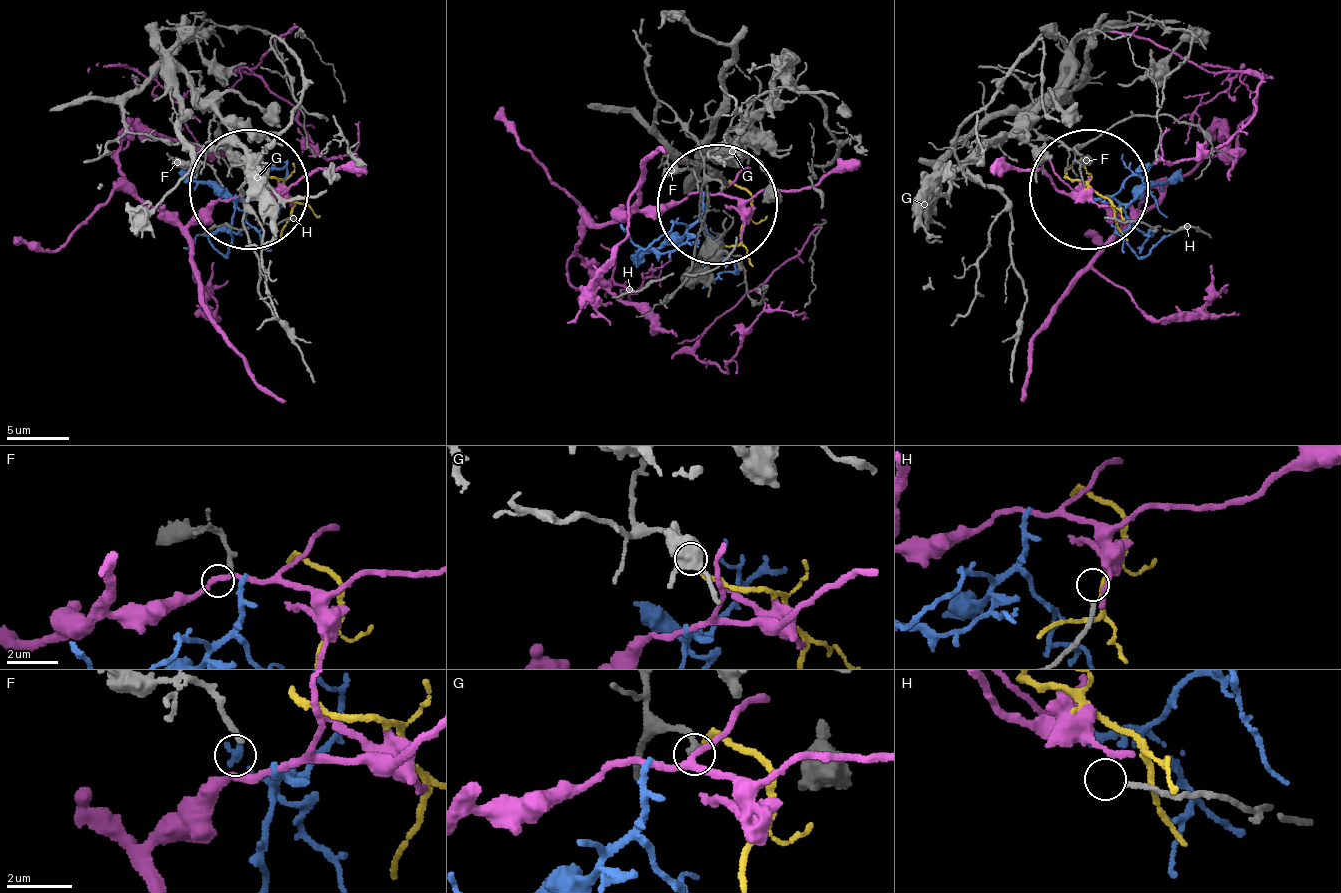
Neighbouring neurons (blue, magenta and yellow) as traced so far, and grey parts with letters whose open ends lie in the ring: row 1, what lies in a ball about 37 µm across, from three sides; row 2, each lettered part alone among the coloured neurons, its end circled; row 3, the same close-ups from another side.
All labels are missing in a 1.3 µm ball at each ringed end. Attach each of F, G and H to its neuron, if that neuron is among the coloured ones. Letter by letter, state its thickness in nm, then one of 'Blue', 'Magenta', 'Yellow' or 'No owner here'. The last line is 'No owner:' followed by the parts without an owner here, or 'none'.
F: Thickness 170 nm. No owner here
G: Thickness 240 nm. Yellow
H: Thickness 150 nm. No owner here
No owner: F, H

